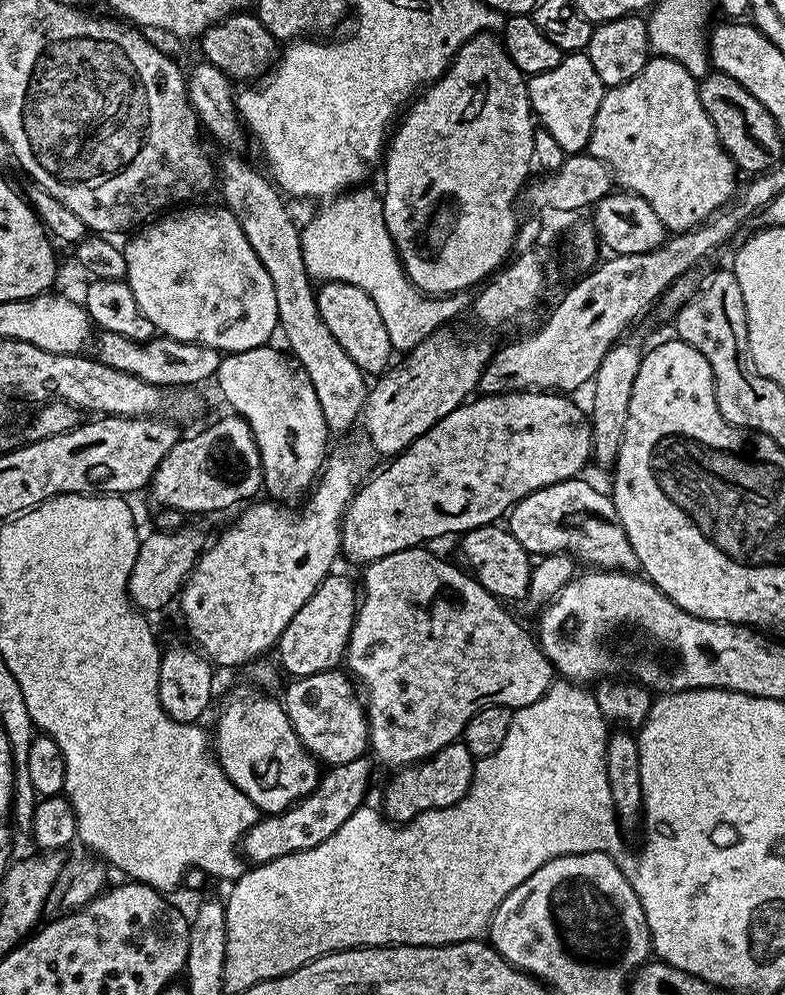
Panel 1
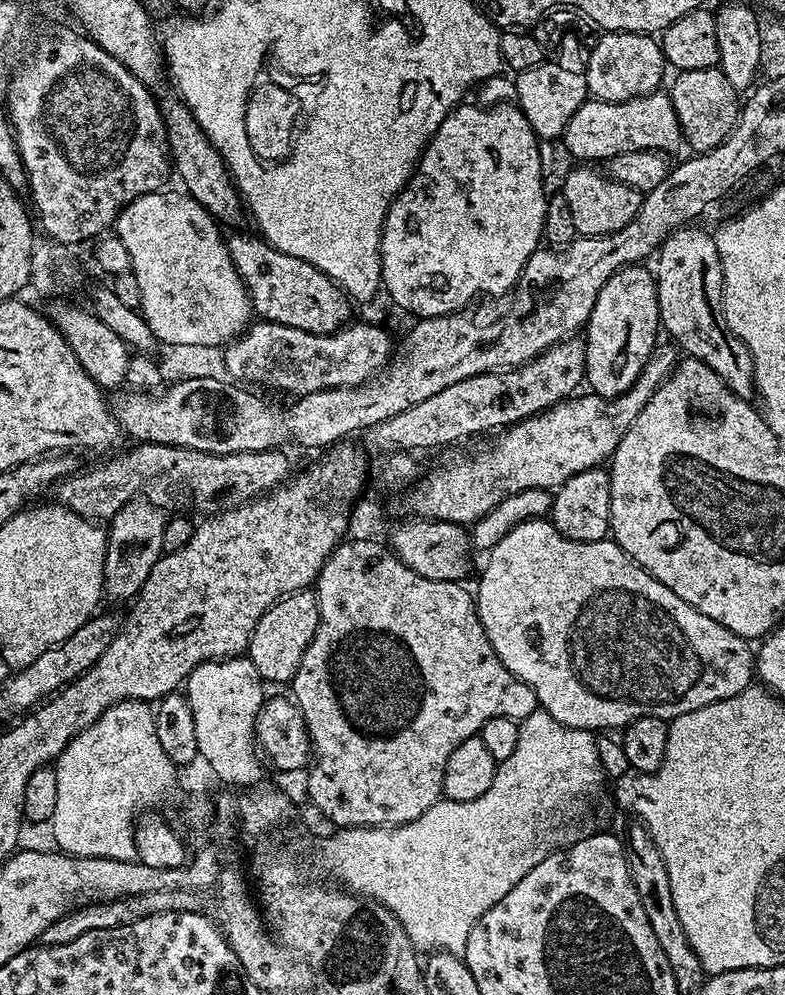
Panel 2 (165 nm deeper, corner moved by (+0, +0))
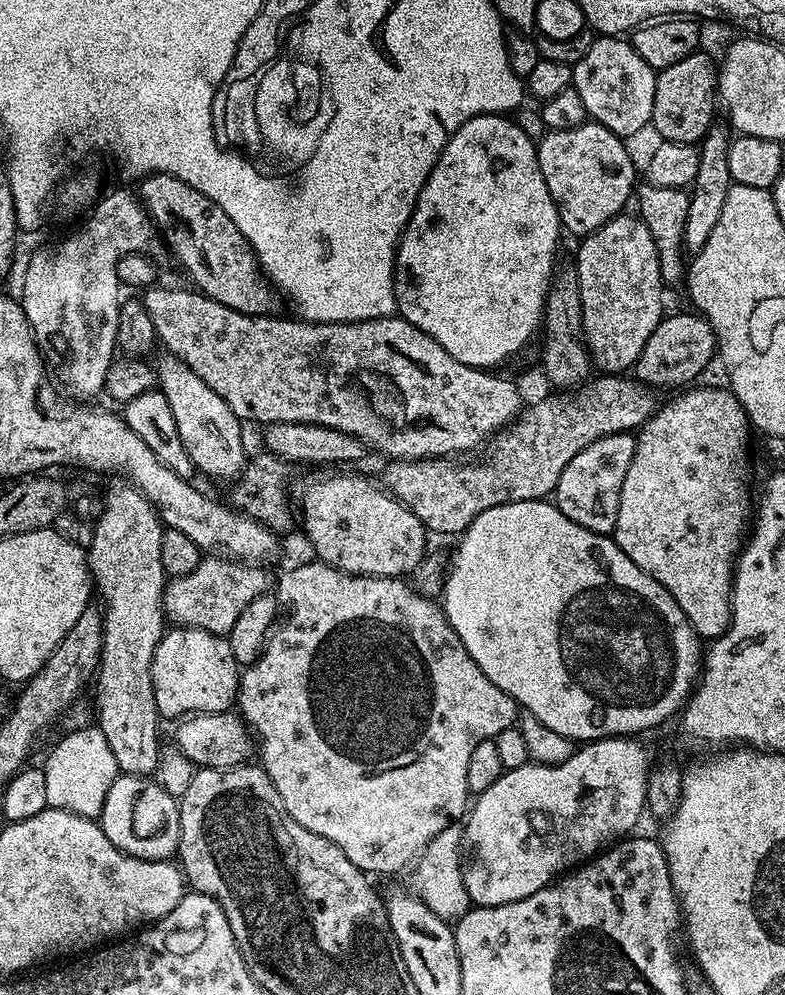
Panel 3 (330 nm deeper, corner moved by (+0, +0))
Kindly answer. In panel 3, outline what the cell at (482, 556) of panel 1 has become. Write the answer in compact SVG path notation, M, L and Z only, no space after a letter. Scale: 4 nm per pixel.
M356 470L312 476L297 492L295 489L298 516L304 519L304 532L316 551L315 559L355 576L404 578L407 572L415 573L424 561L424 547L430 539L424 524L377 481L376 485L370 477L352 471Z

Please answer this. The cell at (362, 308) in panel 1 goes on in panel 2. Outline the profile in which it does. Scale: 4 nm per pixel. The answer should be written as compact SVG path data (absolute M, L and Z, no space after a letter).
M240 232L226 240L228 253L252 300L252 311L261 321L294 326L310 334L330 334L349 323L349 297L331 278L322 274L310 262L282 254L274 245L259 235L247 236Z

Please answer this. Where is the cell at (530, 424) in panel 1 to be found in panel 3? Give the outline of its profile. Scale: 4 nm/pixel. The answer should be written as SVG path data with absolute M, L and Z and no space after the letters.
M680 312L677 316L665 315L654 330L654 334L650 334L650 342L646 342L642 354L634 365L634 376L640 383L648 385L653 390L661 390L660 388L680 390L699 381L696 379L707 370L712 356L714 360L718 349L716 335L710 322L699 314L688 312Z

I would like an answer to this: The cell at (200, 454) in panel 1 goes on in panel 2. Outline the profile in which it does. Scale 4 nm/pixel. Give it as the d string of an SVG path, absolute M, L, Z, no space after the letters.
M137 498L122 506L118 514L107 525L108 545L106 546L106 562L104 563L104 594L110 601L131 601L142 590L150 570L159 562L164 547L162 546L162 530L165 513L162 514L144 498Z

